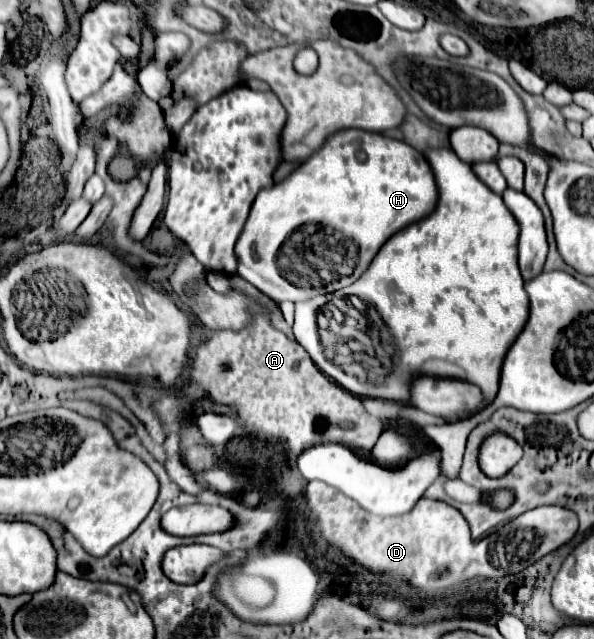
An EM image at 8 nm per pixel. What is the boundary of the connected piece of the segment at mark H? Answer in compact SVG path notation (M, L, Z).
M361 129L339 131L287 179L271 189L259 191L245 229L235 245L239 261L237 275L277 303L297 303L319 295L319 289L315 287L297 289L291 285L275 265L281 243L297 227L305 223L321 223L357 243L357 267L347 275L347 285L351 285L361 277L391 235L433 213L437 197L435 175L423 153L403 141L379 133L367 133Z

